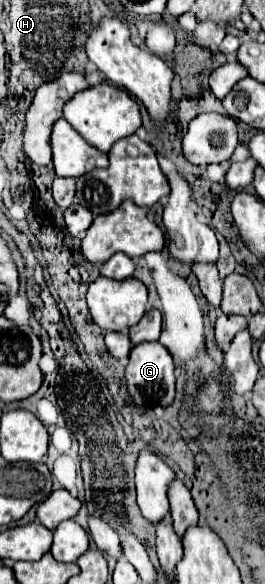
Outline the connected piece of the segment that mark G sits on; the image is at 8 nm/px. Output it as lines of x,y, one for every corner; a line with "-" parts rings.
141,342
131,350
129,364
125,370
129,394
137,406
151,408
151,406
169,406
175,396
175,364
165,346
159,342

